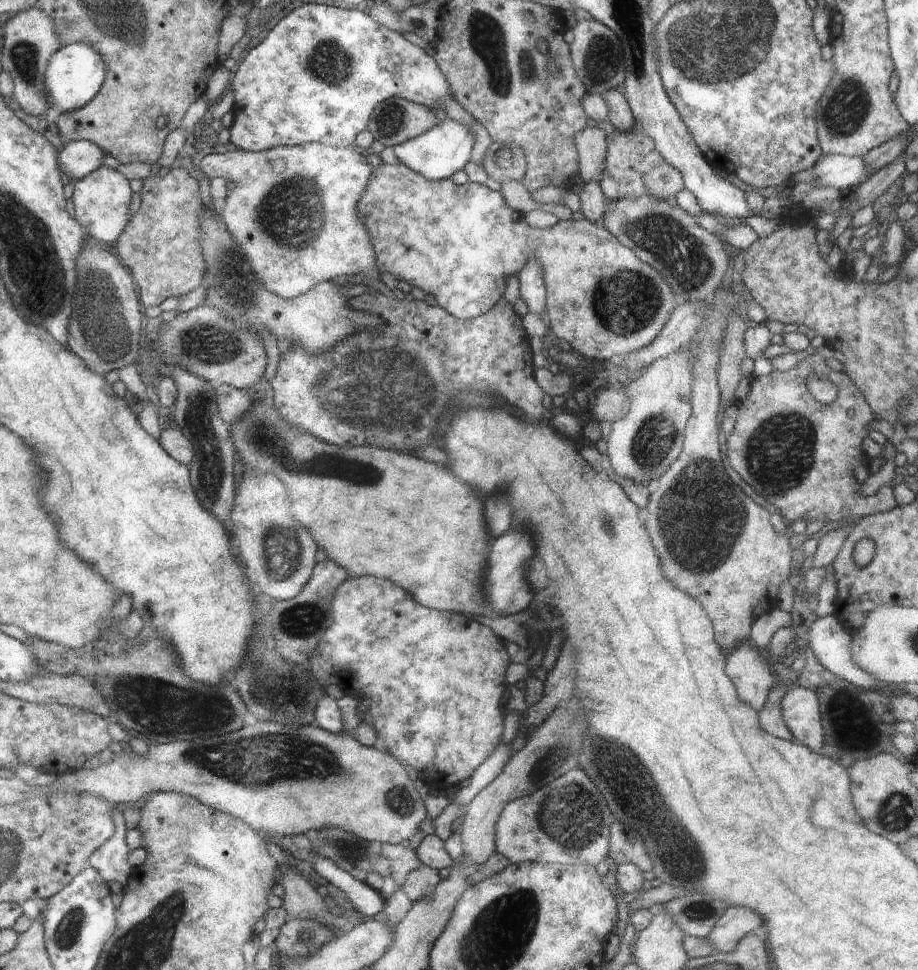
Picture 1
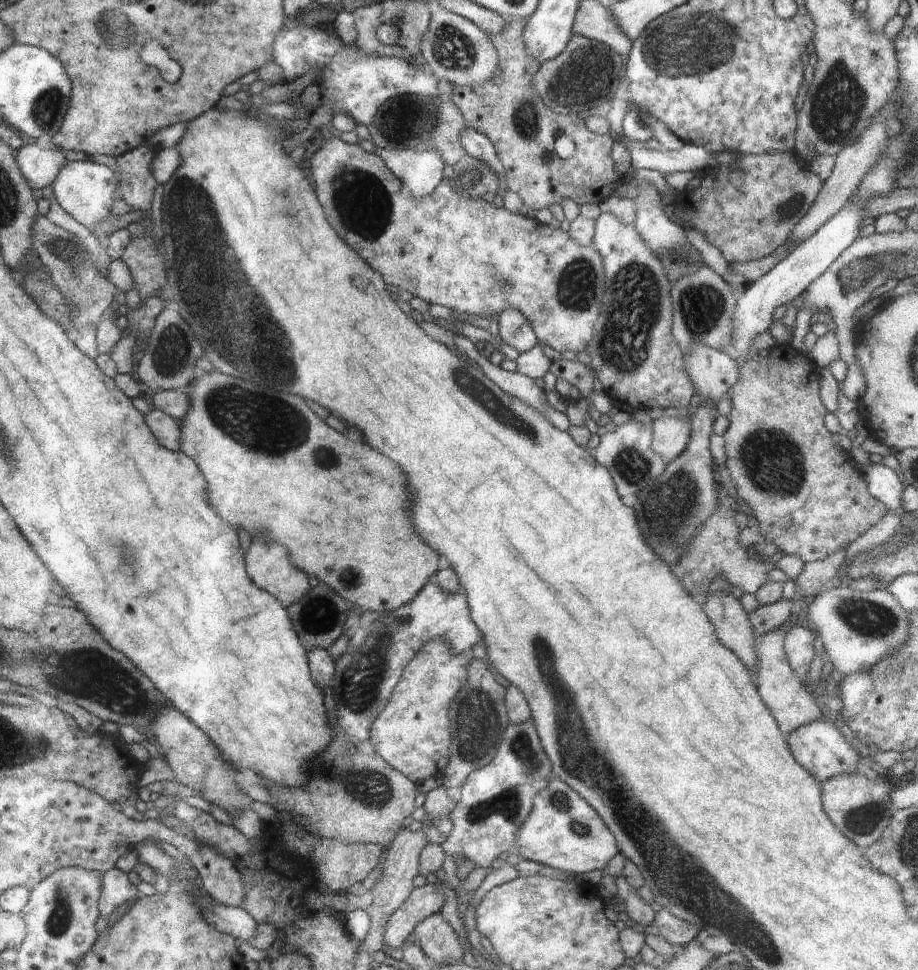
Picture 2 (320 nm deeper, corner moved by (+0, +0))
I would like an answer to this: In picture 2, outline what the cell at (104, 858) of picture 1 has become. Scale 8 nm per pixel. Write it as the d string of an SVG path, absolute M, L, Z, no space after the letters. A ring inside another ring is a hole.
M117 868L103 874L100 908L104 918L110 918L118 906L133 905L142 896L131 882L127 874Z

